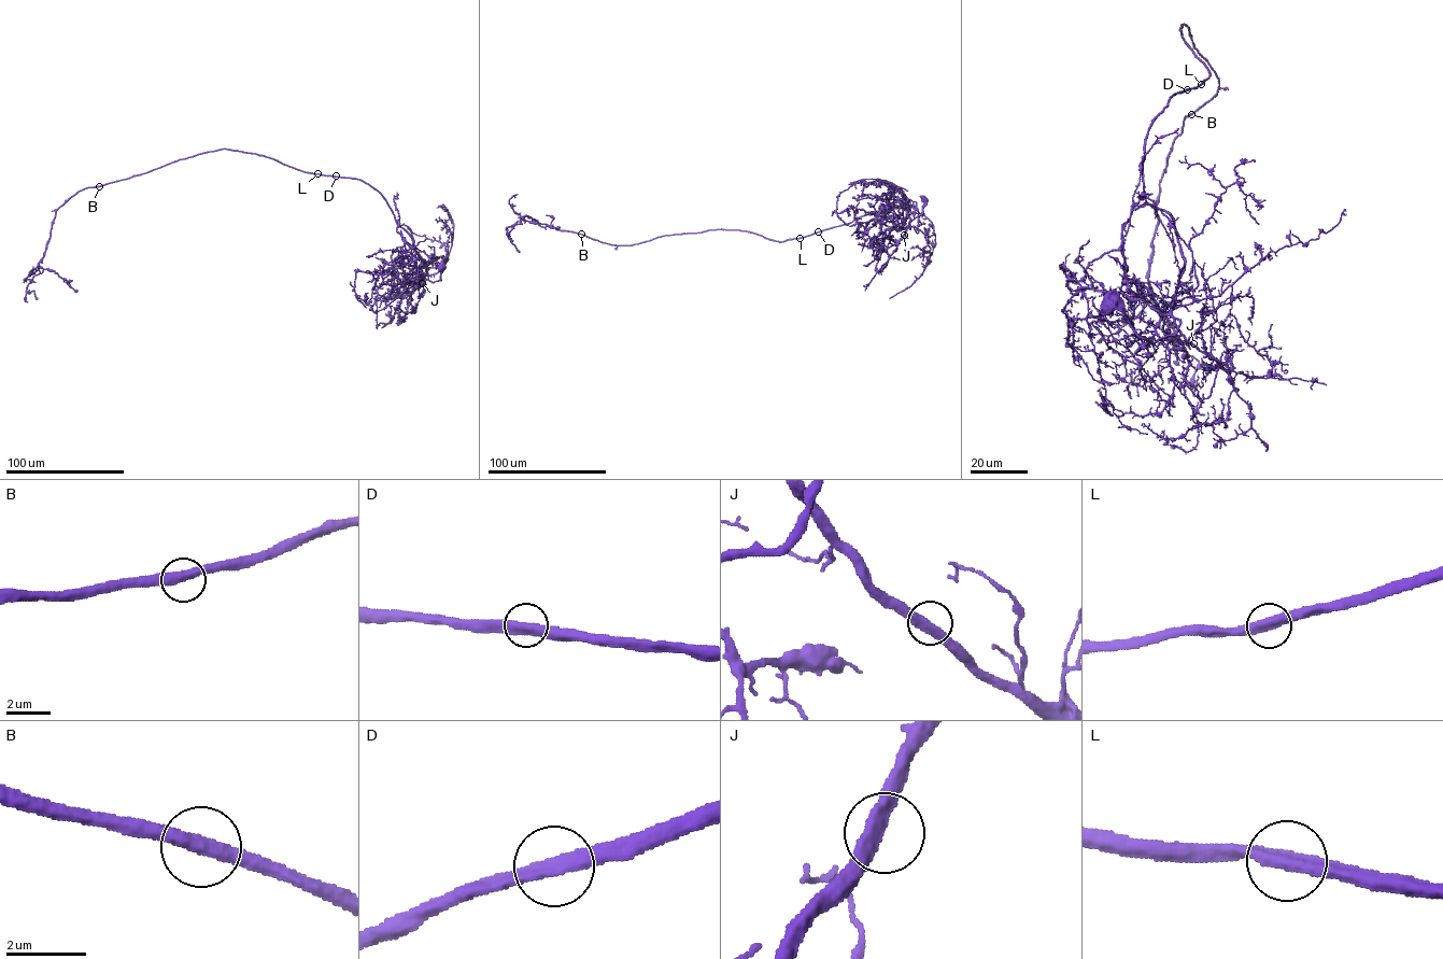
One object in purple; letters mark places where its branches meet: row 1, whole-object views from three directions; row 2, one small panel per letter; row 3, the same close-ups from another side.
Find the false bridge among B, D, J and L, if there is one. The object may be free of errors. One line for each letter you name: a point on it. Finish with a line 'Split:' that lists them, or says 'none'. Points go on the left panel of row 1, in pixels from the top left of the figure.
Split: none

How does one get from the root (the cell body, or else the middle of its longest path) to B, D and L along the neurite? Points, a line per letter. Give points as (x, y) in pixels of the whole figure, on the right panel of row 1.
B: (1108, 306), (1153, 341), (1179, 324), (1143, 160), (1210, 75), (1183, 25), (1219, 80), (1191, 114)
D: (1108, 306), (1153, 341), (1179, 324), (1184, 257), (1173, 219), (1146, 200), (1143, 160), (1150, 124), (1187, 89)
L: (1108, 306), (1153, 341), (1179, 324), (1184, 257), (1173, 219), (1146, 200), (1144, 139), (1173, 96), (1201, 84)

